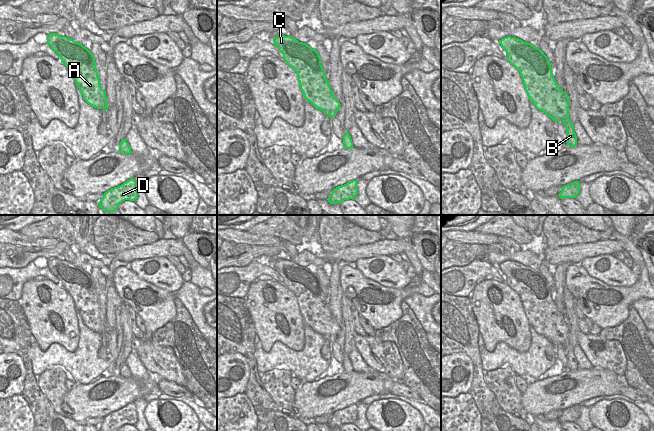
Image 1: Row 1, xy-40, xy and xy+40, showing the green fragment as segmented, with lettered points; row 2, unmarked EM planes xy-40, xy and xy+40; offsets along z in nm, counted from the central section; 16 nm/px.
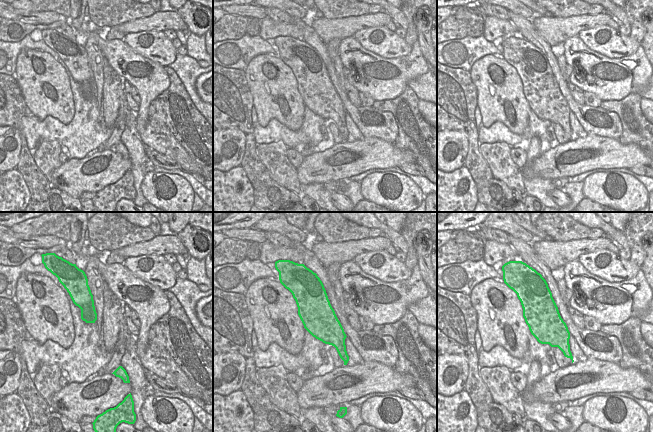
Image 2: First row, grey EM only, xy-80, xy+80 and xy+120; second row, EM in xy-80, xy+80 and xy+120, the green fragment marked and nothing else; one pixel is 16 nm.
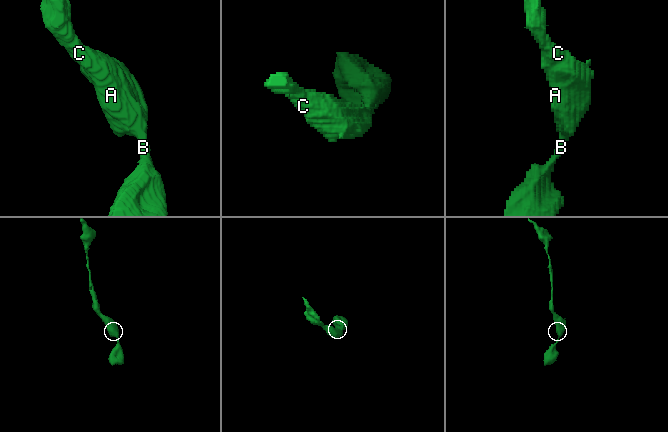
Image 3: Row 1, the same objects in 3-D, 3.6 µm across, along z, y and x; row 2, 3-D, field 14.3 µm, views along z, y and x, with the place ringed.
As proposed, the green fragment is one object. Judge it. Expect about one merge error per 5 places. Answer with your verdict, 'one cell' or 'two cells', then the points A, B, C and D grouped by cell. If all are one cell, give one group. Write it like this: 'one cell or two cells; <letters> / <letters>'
one cell; A B C D

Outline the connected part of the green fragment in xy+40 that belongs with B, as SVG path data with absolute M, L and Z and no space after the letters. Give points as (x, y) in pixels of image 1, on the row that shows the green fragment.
M507 36L499 40L501 47L507 53L507 61L519 72L530 102L536 109L544 112L554 122L562 121L566 128L567 146L577 146L577 136L574 132L574 124L569 119L569 97L557 84L552 75L552 67L547 56L531 43Z

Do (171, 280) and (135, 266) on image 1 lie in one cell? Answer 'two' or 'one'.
one

